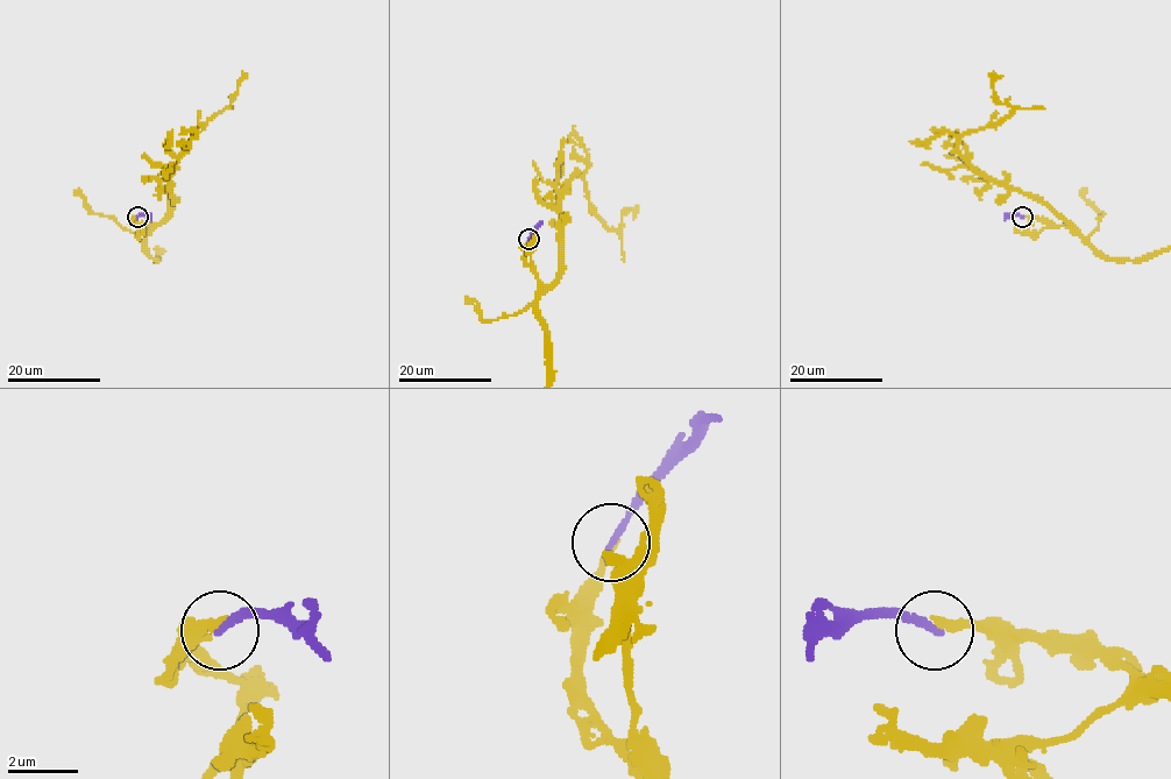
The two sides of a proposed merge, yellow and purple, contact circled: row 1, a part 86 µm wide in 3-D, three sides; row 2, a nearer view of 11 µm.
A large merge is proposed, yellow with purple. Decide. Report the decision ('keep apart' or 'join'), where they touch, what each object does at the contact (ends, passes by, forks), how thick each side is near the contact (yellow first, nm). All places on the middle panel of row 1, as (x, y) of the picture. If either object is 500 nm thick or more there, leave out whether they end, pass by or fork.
join; place (529, 239); yellow ends; purple ends; calibres 200 and 200 nm

